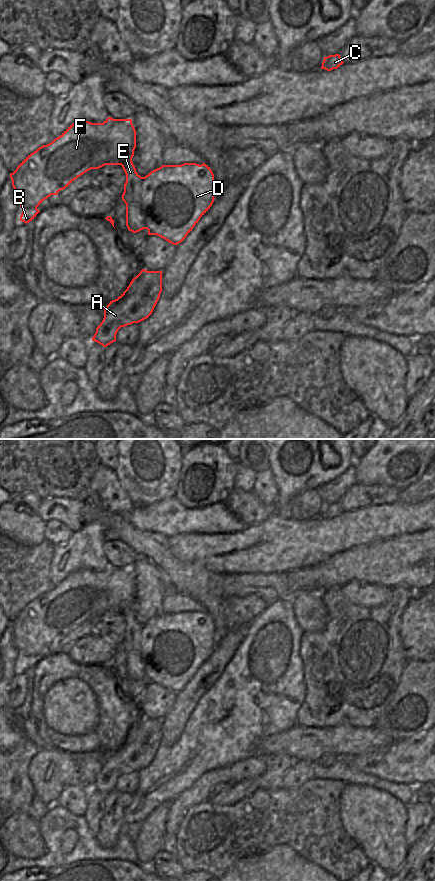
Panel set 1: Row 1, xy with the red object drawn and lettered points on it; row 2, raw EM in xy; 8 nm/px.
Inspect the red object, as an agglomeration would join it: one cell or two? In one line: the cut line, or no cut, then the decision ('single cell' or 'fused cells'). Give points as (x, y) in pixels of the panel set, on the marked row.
cut xy (141, 177), (140, 211), (146, 228); fused cells

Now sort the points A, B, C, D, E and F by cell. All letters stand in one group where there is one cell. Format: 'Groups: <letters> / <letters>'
Groups: A D / B C E F.

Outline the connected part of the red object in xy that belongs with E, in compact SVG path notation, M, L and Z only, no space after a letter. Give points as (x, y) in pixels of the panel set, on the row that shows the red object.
M108 117L103 123L91 123L89 121L79 121L70 125L59 137L51 143L43 145L28 155L16 168L10 173L14 196L22 208L20 221L29 223L40 212L37 207L51 195L57 195L59 191L68 187L75 179L91 169L99 169L105 165L121 165L125 174L126 182L122 200L126 204L126 226L129 231L137 233L146 229L142 212L140 210L140 184L142 177L136 172L132 162L134 150L136 148L136 130L132 124L132 119L113 119Z

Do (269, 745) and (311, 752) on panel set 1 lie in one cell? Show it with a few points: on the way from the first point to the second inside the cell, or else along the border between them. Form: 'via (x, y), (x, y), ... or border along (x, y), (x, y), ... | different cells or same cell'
via (279, 745), (301, 745) | same cell

